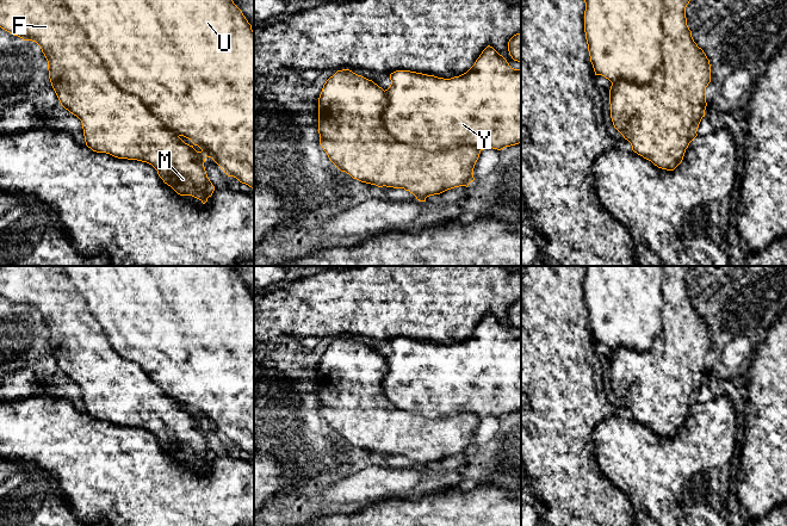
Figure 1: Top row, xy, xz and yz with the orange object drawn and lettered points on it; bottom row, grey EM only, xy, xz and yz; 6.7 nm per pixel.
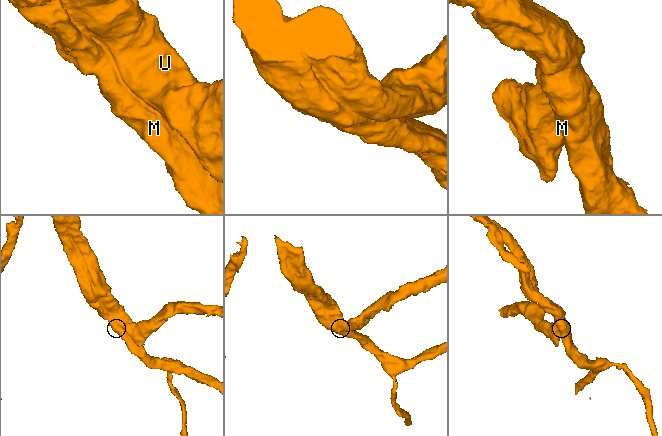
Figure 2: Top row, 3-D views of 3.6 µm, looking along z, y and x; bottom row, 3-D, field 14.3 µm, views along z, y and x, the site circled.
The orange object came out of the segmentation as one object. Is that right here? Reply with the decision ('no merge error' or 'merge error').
merge error

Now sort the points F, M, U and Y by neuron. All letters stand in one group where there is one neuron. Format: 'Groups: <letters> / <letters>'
Groups: F M / U Y

